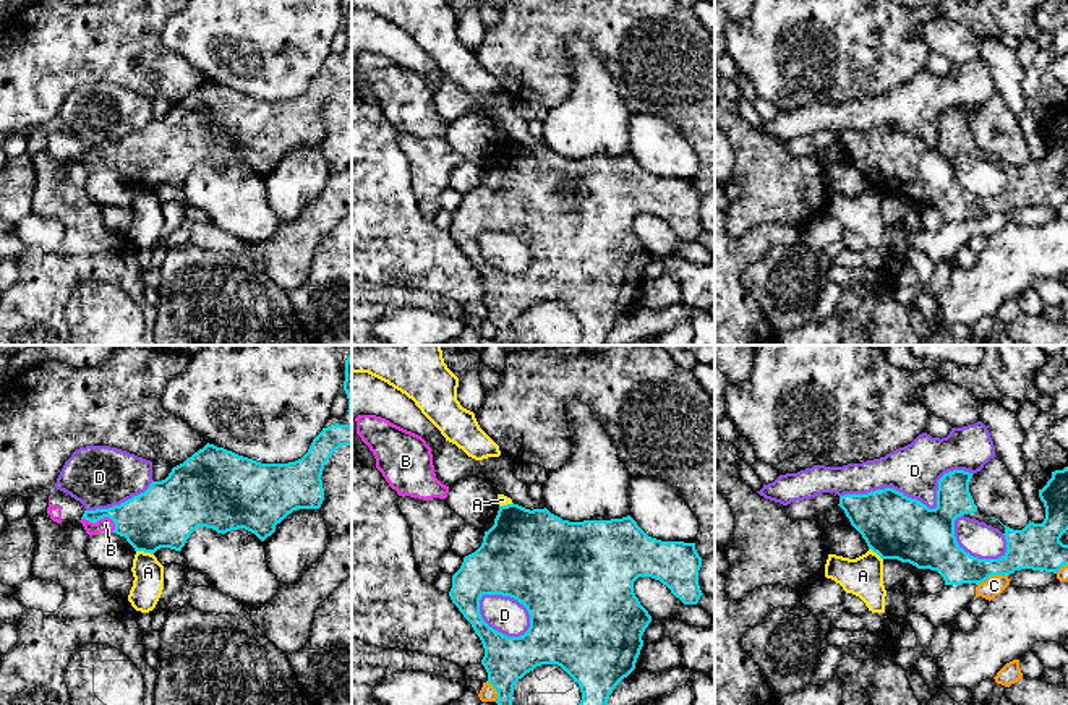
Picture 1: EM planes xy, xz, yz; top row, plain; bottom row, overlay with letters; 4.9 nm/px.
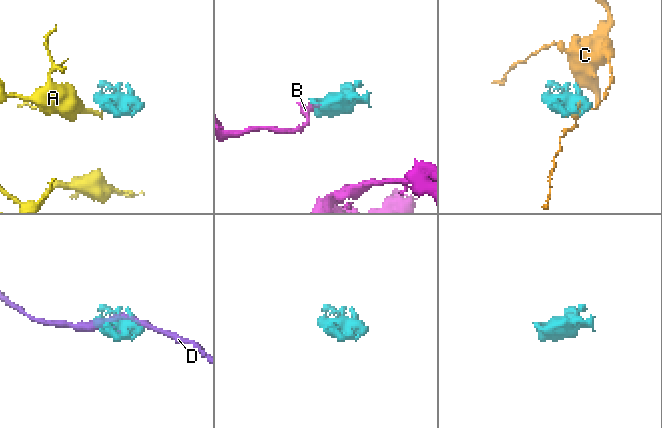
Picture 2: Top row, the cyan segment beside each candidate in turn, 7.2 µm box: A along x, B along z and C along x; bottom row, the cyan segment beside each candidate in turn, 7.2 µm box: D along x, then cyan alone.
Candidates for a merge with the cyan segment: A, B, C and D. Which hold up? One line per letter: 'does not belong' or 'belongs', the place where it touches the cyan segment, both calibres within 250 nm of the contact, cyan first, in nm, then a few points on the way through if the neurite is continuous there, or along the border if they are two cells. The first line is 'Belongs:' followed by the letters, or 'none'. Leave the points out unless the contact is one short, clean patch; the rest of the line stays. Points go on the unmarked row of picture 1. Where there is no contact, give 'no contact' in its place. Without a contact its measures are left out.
Belongs: B
A: does not belong; meets cyan in xy at (145, 188); 320 nm thick on the cyan side, 150 nm on the other; border along xy (136, 187), (153, 192)
B: belongs; meets cyan in xy at (101, 154); 280 nm thick on the cyan side, 70 nm on the other; runs through xy (151, 158), (101, 154), (106, 161)
C: does not belong; meets cyan in yz at (992, 211); 220 nm thick on the cyan side, 100 nm on the other
D: does not belong; meets cyan in yz at (918, 138); 320 nm thick on the cyan side, 260 nm on the other

